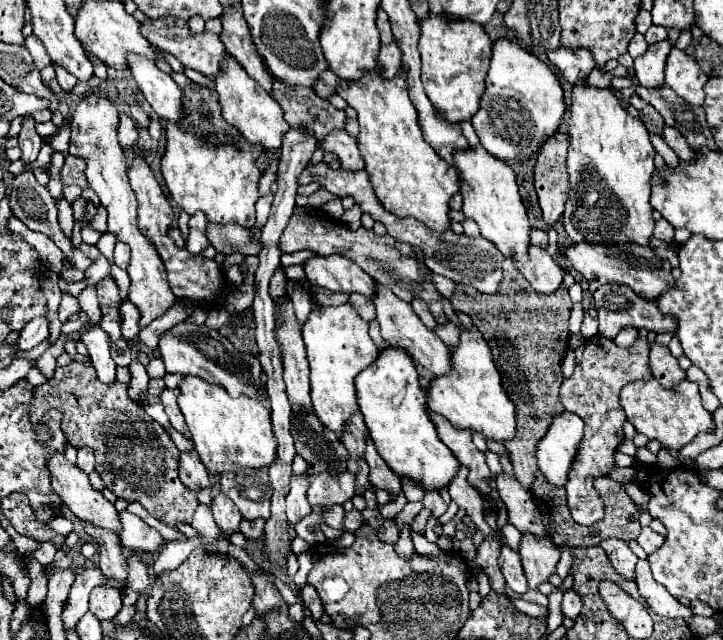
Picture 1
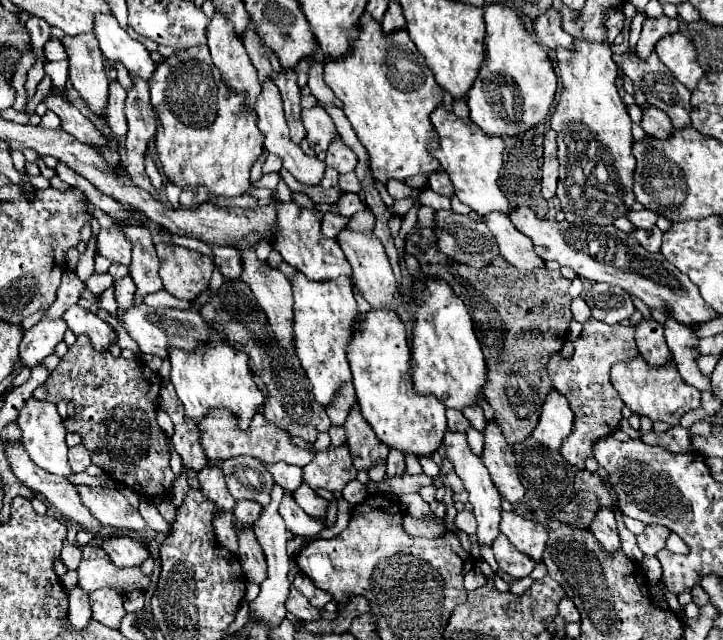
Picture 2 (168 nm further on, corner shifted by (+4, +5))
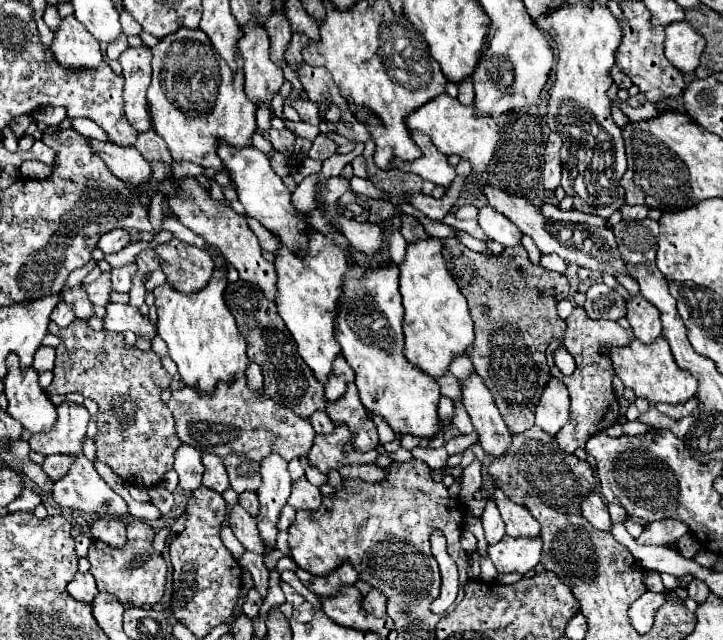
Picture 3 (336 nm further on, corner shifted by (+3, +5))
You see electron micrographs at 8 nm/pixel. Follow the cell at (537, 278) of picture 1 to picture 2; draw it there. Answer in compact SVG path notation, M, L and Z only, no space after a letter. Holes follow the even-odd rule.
M490 213L488 217L484 217L484 221L496 237L496 243L500 247L500 255L510 265L514 265L516 269L520 269L524 273L546 267L546 261L536 255L532 241L528 241L528 237L512 225L508 215Z

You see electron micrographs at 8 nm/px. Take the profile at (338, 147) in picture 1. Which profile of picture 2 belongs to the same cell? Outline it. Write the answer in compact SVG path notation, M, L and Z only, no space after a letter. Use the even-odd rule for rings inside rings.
M322 107L304 109L302 121L304 121L304 127L308 131L306 141L316 153L326 151L328 145L338 137L338 131L336 131L336 125L334 125L332 117Z

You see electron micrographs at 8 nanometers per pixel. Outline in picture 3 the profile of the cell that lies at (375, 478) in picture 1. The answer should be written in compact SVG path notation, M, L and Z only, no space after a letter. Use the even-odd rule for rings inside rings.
M355 383L347 385L345 397L337 401L327 401L327 415L333 423L347 423L353 433L353 447L357 451L371 451L377 449L379 437L375 423L367 417L365 407L359 401L359 393Z

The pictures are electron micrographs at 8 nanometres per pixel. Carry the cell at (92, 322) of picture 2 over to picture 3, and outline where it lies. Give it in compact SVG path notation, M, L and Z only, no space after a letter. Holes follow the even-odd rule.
M81 285L73 287L73 289L65 289L63 291L63 299L65 299L65 303L73 305L73 309L75 309L79 319L87 319L87 317L93 315L93 305L91 305L91 301L89 301L89 297L83 291Z

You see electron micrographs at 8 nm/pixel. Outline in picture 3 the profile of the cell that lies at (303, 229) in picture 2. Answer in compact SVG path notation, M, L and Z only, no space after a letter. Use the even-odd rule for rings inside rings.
M219 139L217 141L217 155L221 157L223 161L223 167L225 171L229 173L233 185L235 185L235 191L239 195L239 201L243 203L247 215L259 219L269 231L277 233L279 241L289 245L289 249L293 251L303 251L305 249L305 229L309 227L303 219L295 217L293 215L293 205L291 205L291 193L289 189L283 185L281 177L271 169L269 165L269 159L265 153L253 149L253 147L233 147L229 145L227 141Z

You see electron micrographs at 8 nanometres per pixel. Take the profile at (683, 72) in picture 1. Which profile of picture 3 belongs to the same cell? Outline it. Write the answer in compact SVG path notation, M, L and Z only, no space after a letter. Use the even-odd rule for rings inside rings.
M687 21L665 27L665 57L683 73L693 73L705 49L705 39Z

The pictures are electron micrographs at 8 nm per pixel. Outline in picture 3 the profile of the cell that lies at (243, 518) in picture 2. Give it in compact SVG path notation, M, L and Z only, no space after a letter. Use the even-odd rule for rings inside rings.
M255 491L241 493L239 495L239 505L245 507L253 517L257 517L257 513L259 513L259 501L257 501L257 493Z

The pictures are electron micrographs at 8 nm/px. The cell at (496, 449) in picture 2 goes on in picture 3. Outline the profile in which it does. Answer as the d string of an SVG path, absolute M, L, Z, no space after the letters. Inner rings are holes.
M473 373L461 381L463 405L473 421L473 427L479 431L479 445L485 453L499 457L509 449L511 433L495 405L491 391L485 387L481 377Z

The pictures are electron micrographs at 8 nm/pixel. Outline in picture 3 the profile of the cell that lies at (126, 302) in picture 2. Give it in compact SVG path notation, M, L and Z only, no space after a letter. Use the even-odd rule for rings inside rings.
M135 263L125 265L125 267L119 267L119 269L111 269L113 289L115 291L121 291L121 293L127 293L129 287L131 287L131 277L135 275L135 271L137 271L137 265Z

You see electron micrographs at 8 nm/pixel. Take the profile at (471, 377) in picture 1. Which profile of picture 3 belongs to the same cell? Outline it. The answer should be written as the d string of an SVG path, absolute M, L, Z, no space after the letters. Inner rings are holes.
M427 237L415 243L407 243L405 261L401 269L399 291L405 307L405 357L421 367L431 377L441 377L451 359L459 353L467 353L473 345L473 321L467 311L467 301L461 295L455 279L449 275L445 259L441 255L445 239Z

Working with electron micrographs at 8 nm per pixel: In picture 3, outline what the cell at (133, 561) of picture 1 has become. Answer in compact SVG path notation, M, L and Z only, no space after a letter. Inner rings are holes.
M95 517L91 521L91 535L113 547L125 545L125 523L115 517Z

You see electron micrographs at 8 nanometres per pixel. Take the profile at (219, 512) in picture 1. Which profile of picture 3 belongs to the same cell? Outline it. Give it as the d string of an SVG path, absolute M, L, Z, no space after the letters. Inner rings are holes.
M201 453L201 461L205 465L205 473L203 473L203 485L205 487L209 487L217 493L223 493L225 489L231 487L221 457L217 457L215 453Z

